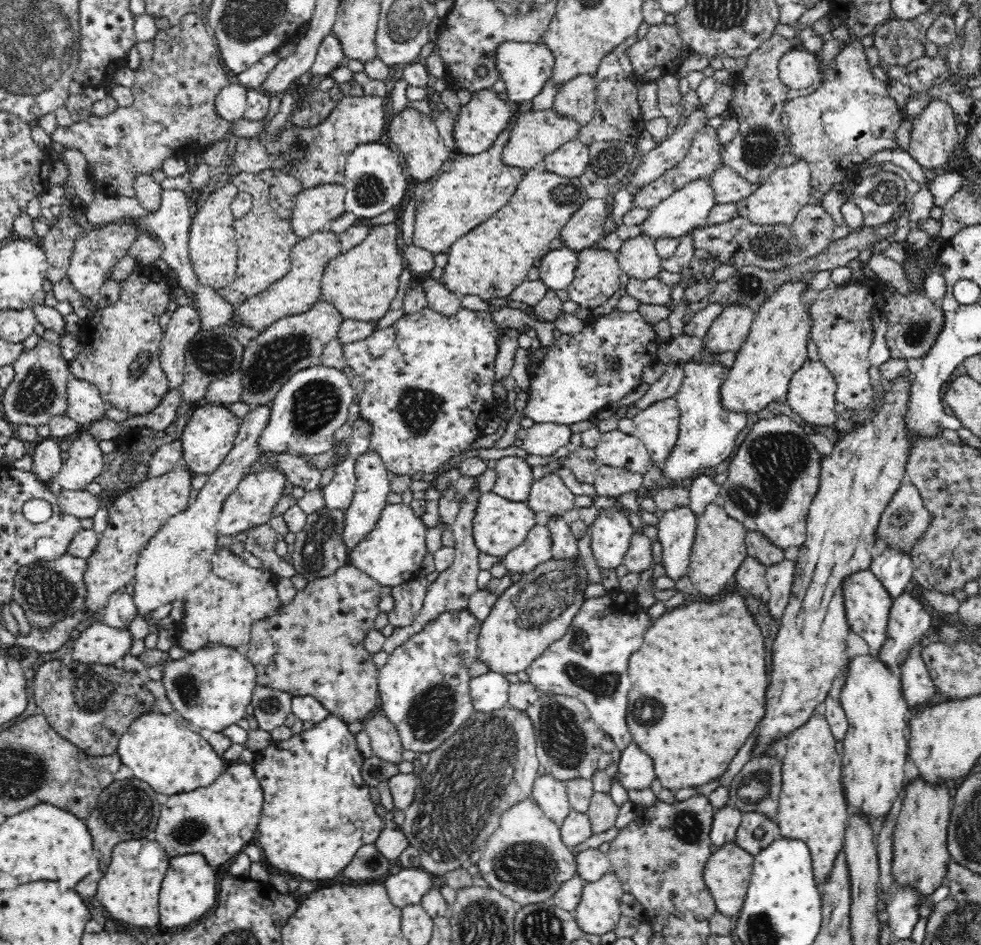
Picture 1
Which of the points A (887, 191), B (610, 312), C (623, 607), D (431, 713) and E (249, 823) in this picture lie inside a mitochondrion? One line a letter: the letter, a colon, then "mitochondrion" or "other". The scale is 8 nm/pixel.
A: mitochondrion
B: other
C: other
D: mitochondrion
E: other

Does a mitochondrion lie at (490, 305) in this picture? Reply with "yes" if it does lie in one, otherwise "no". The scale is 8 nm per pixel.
no

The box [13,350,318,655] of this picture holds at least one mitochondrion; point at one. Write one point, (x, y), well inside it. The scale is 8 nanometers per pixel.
(46, 592)

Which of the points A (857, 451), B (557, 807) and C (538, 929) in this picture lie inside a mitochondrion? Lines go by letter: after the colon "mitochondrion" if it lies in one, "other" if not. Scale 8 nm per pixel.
A: other
B: other
C: mitochondrion

